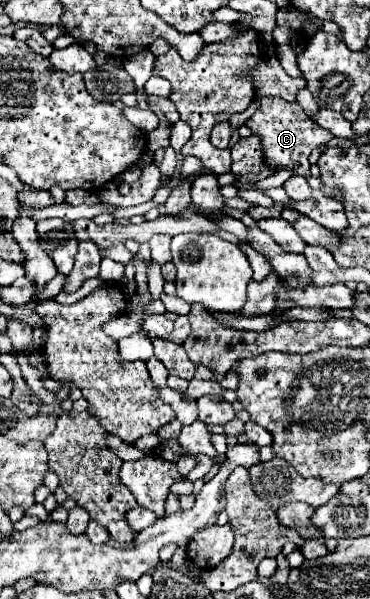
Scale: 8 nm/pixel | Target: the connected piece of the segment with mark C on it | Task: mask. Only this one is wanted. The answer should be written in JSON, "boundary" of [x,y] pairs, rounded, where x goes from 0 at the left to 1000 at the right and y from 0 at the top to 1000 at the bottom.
{"boundary":[[[749,160],[705,164],[700,180],[689,184],[689,190],[662,207],[678,214],[678,220],[689,227],[705,230],[711,250],[716,250],[716,270],[727,277],[781,280],[781,284],[792,284],[792,290],[808,290],[808,294],[835,294],[835,277],[841,277],[835,257],[841,257],[841,250],[900,230],[900,224],[889,224],[889,217],[857,210],[819,187],[819,180],[803,170],[781,174],[781,170],[770,170],[765,164],[749,164]]]}

